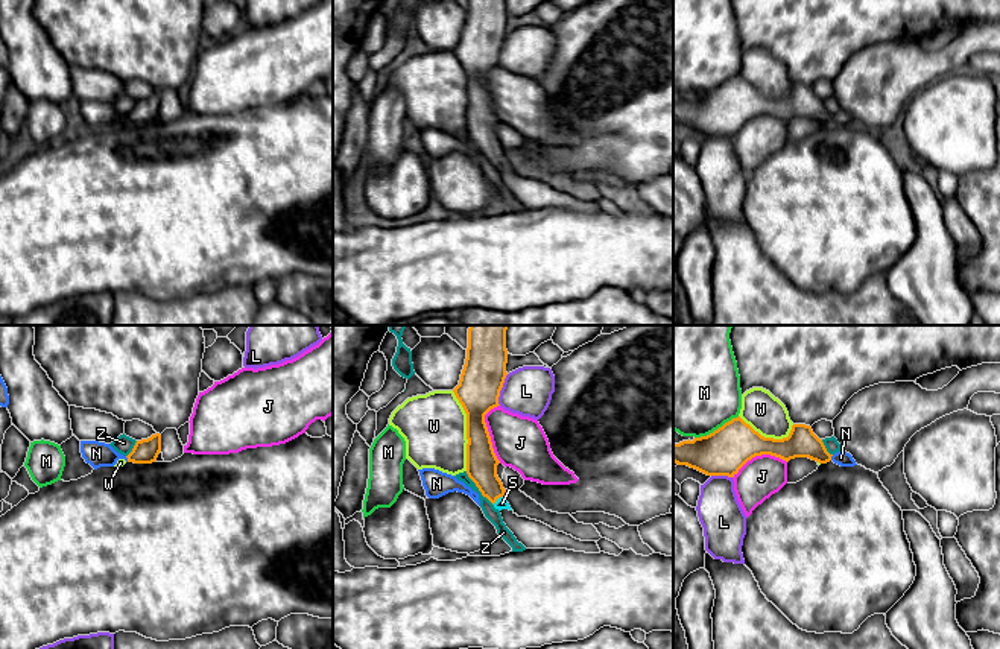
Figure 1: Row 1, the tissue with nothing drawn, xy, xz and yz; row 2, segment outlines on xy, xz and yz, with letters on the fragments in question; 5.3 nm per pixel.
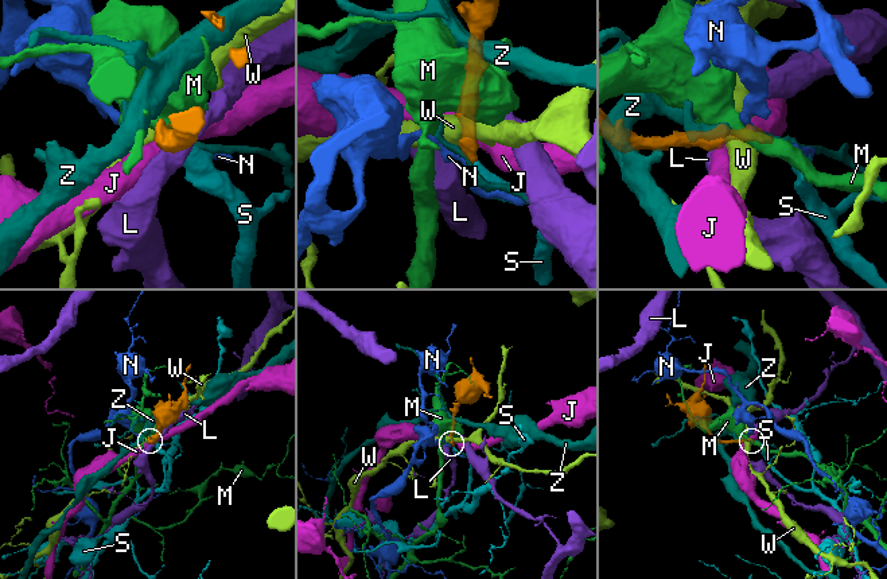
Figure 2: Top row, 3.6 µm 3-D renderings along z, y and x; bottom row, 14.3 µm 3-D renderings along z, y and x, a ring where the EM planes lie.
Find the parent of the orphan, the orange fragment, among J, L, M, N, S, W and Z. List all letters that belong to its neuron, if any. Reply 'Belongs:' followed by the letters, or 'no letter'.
Belongs: S

